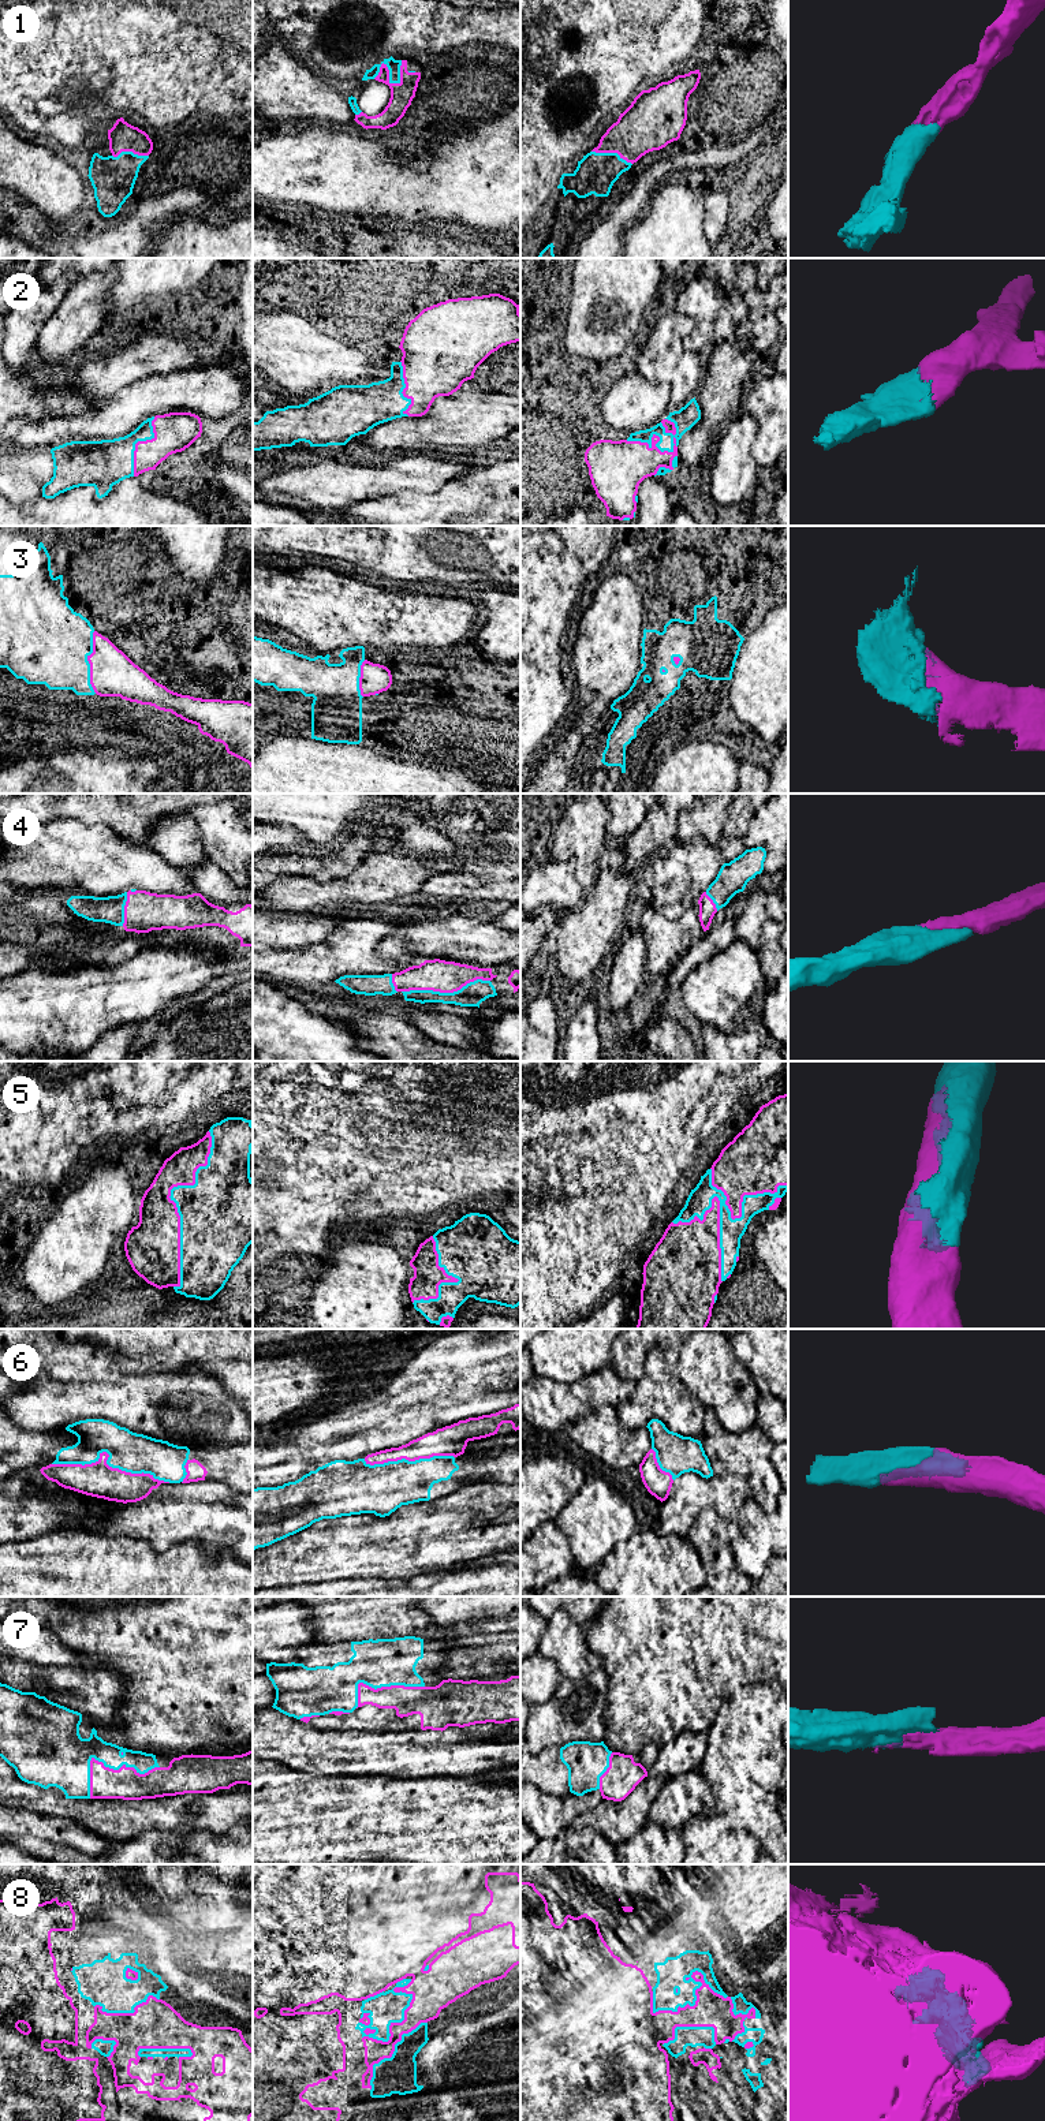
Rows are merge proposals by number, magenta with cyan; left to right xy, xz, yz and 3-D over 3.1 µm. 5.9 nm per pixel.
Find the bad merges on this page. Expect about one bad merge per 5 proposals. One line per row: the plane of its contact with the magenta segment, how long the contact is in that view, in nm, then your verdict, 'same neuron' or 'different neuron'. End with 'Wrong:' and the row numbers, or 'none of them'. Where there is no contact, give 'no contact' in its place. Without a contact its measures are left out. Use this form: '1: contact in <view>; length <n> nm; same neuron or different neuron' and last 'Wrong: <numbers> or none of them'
1: contact in xz; length 200 nm; same neuron
2: contact in yz; length 320 nm; same neuron
3: contact in xy; length 360 nm; same neuron
4: contact in xz; length 550 nm; same neuron
5: contact in xy; length 950 nm; same neuron
6: contact in xy; length 700 nm; same neuron
7: contact in xy; length 460 nm; same neuron
8: contact in xz; length 460 nm; same neuron
Wrong: none of them

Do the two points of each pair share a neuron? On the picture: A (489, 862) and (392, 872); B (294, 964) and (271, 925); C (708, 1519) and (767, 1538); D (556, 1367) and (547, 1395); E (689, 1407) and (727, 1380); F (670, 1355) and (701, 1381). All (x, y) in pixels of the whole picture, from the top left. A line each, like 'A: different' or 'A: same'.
A: same
B: different
C: different
D: different
E: different
F: different

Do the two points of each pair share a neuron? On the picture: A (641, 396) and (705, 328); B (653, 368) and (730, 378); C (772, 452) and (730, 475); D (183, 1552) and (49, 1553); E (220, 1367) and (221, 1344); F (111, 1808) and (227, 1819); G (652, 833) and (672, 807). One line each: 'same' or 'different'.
A: different
B: different
C: different
D: same
E: different
F: same
G: same

